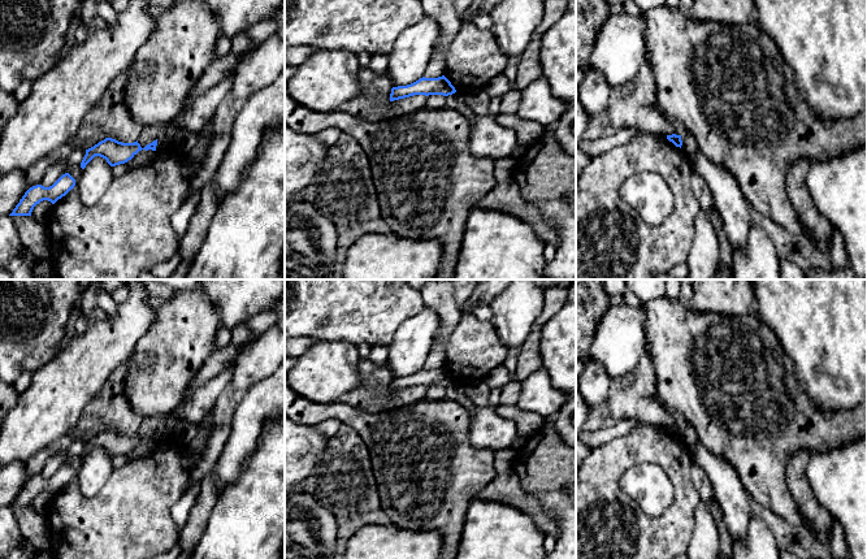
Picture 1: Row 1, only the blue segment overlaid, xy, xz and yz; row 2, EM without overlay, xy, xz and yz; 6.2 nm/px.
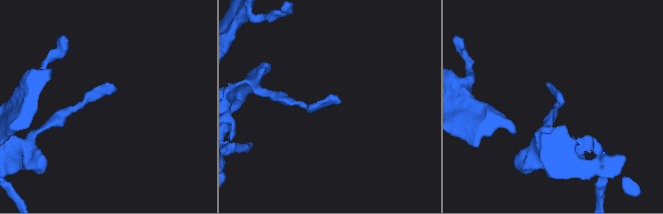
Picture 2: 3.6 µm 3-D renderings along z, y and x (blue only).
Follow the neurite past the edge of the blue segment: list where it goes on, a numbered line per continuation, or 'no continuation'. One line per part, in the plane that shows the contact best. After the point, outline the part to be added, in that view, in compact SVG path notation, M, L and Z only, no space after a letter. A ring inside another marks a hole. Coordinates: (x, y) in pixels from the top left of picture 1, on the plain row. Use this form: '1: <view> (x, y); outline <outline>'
no continuation

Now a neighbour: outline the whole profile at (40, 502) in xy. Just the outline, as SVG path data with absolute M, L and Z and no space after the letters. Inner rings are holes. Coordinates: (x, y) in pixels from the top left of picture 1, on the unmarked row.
M43 491L36 495L31 503L31 508L39 514L47 515L48 504L52 500L52 494Z

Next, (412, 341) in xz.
M430 307L403 321L389 346L386 363L391 380L411 376L424 368L441 317Z

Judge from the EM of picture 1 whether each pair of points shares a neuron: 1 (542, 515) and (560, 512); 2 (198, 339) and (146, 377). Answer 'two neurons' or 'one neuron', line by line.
1: two neurons
2: one neuron

